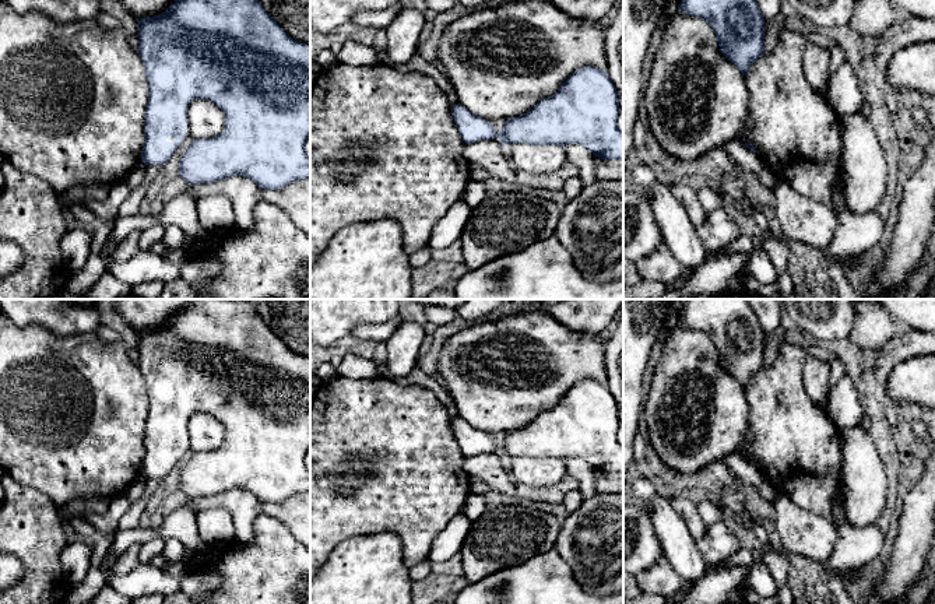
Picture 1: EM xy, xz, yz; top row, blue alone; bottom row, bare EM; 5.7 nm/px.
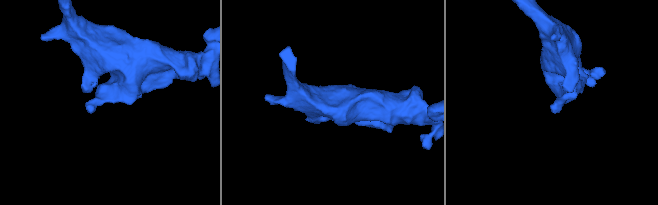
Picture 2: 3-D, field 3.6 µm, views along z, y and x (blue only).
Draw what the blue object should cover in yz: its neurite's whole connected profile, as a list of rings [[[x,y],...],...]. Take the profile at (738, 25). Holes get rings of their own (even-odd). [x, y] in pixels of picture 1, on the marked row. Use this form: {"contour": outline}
{"contour": [[[682,0],[678,8],[707,21],[721,53],[746,77],[764,50],[764,18],[755,0]]]}

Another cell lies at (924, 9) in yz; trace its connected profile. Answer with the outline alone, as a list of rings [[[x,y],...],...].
[[[890,0],[907,14],[935,21],[935,0]]]

